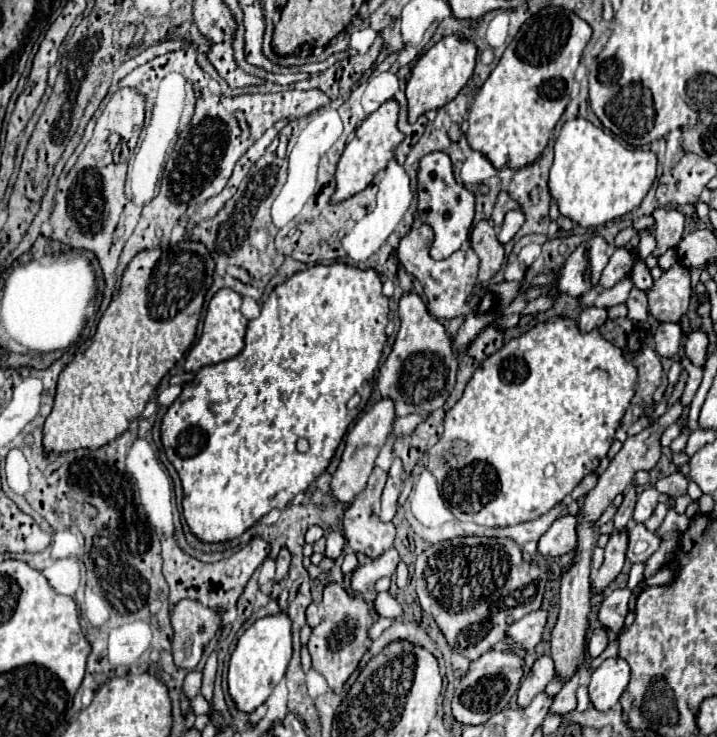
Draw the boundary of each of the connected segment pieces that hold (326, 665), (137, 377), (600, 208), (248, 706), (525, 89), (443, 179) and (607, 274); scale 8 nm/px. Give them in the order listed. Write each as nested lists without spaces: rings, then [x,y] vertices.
[[[335,582],[325,586],[321,608],[323,608],[323,618],[321,618],[319,626],[313,628],[313,634],[307,642],[307,646],[309,646],[311,658],[313,658],[313,670],[327,680],[329,688],[335,694],[339,694],[343,690],[345,682],[349,680],[349,676],[357,670],[363,654],[369,650],[371,638],[367,632],[373,624],[373,614],[371,614],[369,604],[361,596],[349,594]]]
[[[183,238],[173,248],[143,250],[129,262],[121,280],[119,298],[111,300],[99,320],[95,336],[75,352],[73,362],[59,374],[55,406],[43,426],[45,452],[63,454],[79,448],[101,448],[121,436],[129,428],[129,422],[141,416],[161,378],[175,366],[175,362],[191,348],[195,340],[205,292],[213,280],[213,266],[215,264],[209,250],[201,242],[193,242],[189,238]]]
[[[573,118],[563,124],[555,140],[549,192],[559,204],[563,216],[591,228],[637,208],[655,180],[655,168],[655,152],[623,148],[615,138],[605,134],[601,128],[595,128],[589,120]]]
[[[279,612],[275,616],[261,618],[253,626],[249,626],[231,654],[229,676],[227,676],[229,694],[237,710],[245,714],[255,712],[255,708],[269,698],[273,688],[285,676],[289,660],[291,660],[291,620],[287,618],[287,614]]]
[[[549,6],[533,14],[507,46],[469,108],[469,146],[485,154],[493,166],[503,162],[503,158],[509,168],[535,162],[565,112],[573,74],[589,38],[589,24],[565,8]]]
[[[431,152],[421,158],[417,170],[417,218],[423,224],[429,224],[435,232],[435,242],[431,248],[431,256],[435,260],[447,258],[455,250],[463,246],[469,238],[469,230],[475,214],[475,196],[455,180],[453,164],[445,152]]]
[[[617,248],[611,258],[609,264],[605,266],[599,284],[605,288],[613,288],[617,282],[621,282],[621,278],[627,278],[631,274],[633,268],[633,256],[627,248]]]

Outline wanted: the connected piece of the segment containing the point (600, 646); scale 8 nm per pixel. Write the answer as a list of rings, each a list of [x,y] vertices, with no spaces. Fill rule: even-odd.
[[[599,626],[599,628],[595,628],[593,632],[591,632],[591,636],[587,638],[587,652],[589,652],[589,656],[591,658],[595,658],[595,656],[599,656],[605,648],[607,648],[607,644],[609,644],[609,632],[603,628],[603,626]]]

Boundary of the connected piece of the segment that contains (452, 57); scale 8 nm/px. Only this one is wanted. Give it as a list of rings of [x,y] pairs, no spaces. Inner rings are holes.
[[[445,36],[433,48],[429,48],[413,66],[411,76],[407,80],[407,102],[409,102],[409,122],[415,122],[421,114],[429,110],[437,110],[451,102],[459,90],[467,84],[475,70],[477,48],[473,42],[461,36]]]

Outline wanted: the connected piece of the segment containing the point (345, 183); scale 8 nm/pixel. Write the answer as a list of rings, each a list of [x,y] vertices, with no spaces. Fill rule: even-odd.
[[[387,100],[381,108],[377,108],[373,114],[369,114],[363,124],[355,130],[353,140],[345,146],[341,160],[337,164],[337,172],[335,172],[335,194],[331,196],[333,204],[339,204],[351,196],[355,196],[357,192],[365,190],[373,176],[379,170],[385,170],[385,166],[389,164],[389,160],[395,158],[395,148],[403,142],[403,134],[397,130],[397,112],[399,112],[399,104],[397,100]]]

